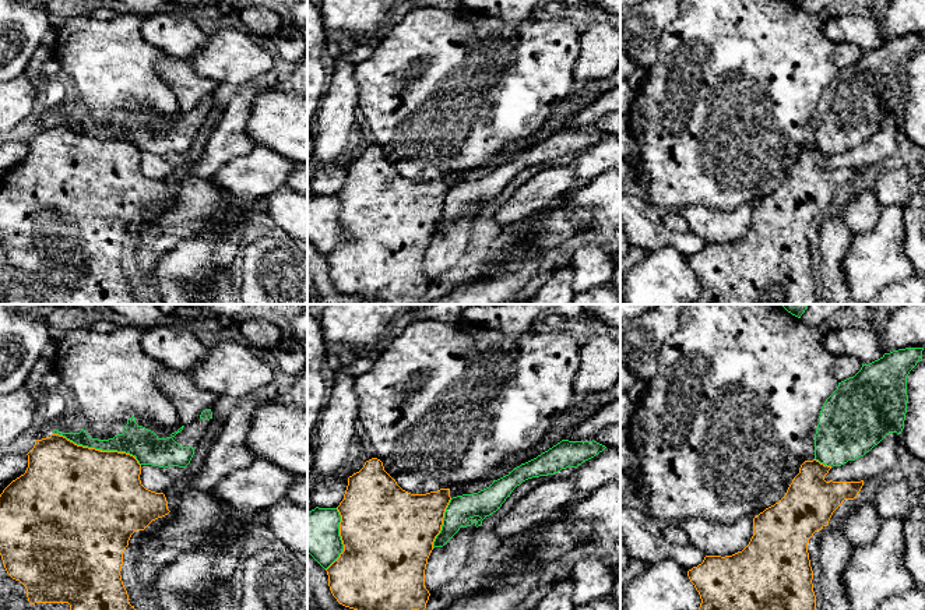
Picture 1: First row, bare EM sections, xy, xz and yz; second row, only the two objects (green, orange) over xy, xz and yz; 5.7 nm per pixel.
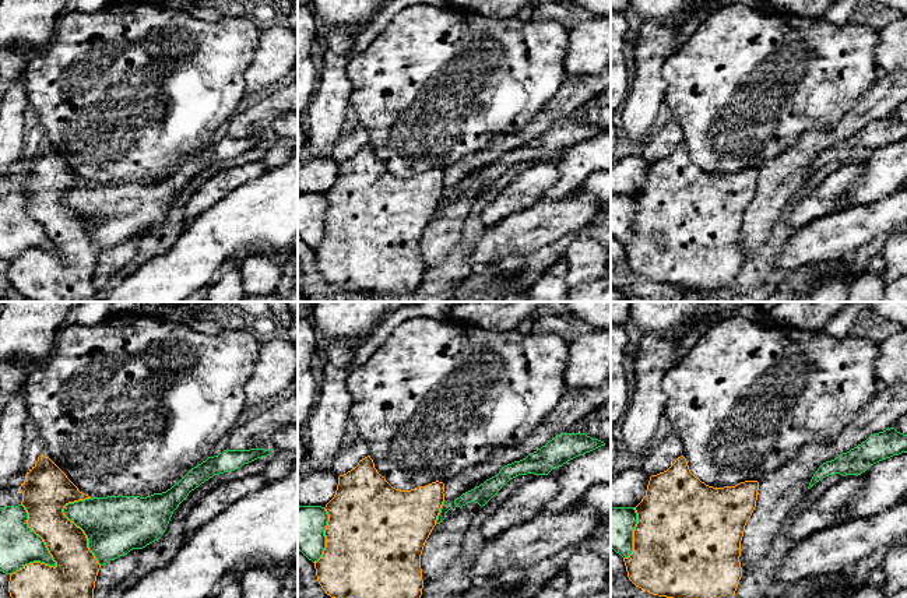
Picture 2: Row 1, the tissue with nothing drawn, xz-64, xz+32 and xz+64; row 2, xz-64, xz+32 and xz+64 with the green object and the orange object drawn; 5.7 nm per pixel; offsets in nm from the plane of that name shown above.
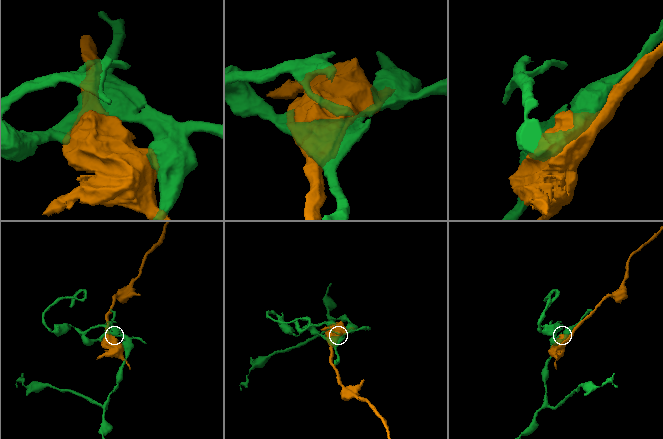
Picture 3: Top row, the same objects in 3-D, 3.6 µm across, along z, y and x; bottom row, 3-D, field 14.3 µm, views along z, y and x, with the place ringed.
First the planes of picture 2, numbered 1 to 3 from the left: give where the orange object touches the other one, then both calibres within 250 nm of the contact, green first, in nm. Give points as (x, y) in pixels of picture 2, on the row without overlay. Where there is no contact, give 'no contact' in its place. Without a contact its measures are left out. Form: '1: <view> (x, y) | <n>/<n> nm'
1: xz-64 (38, 222) | 220/260 nm
2: xz+32 (323, 222) | 260/480 nm
3: xz+64 (632, 221) | 240/480 nm

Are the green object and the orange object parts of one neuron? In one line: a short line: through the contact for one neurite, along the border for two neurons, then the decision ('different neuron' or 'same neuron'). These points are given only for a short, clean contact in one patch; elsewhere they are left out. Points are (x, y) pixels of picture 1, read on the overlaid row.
different neuron

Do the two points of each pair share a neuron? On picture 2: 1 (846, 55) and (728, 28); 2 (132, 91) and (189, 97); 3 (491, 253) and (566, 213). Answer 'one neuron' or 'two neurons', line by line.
1: one neuron
2: one neuron
3: one neuron

